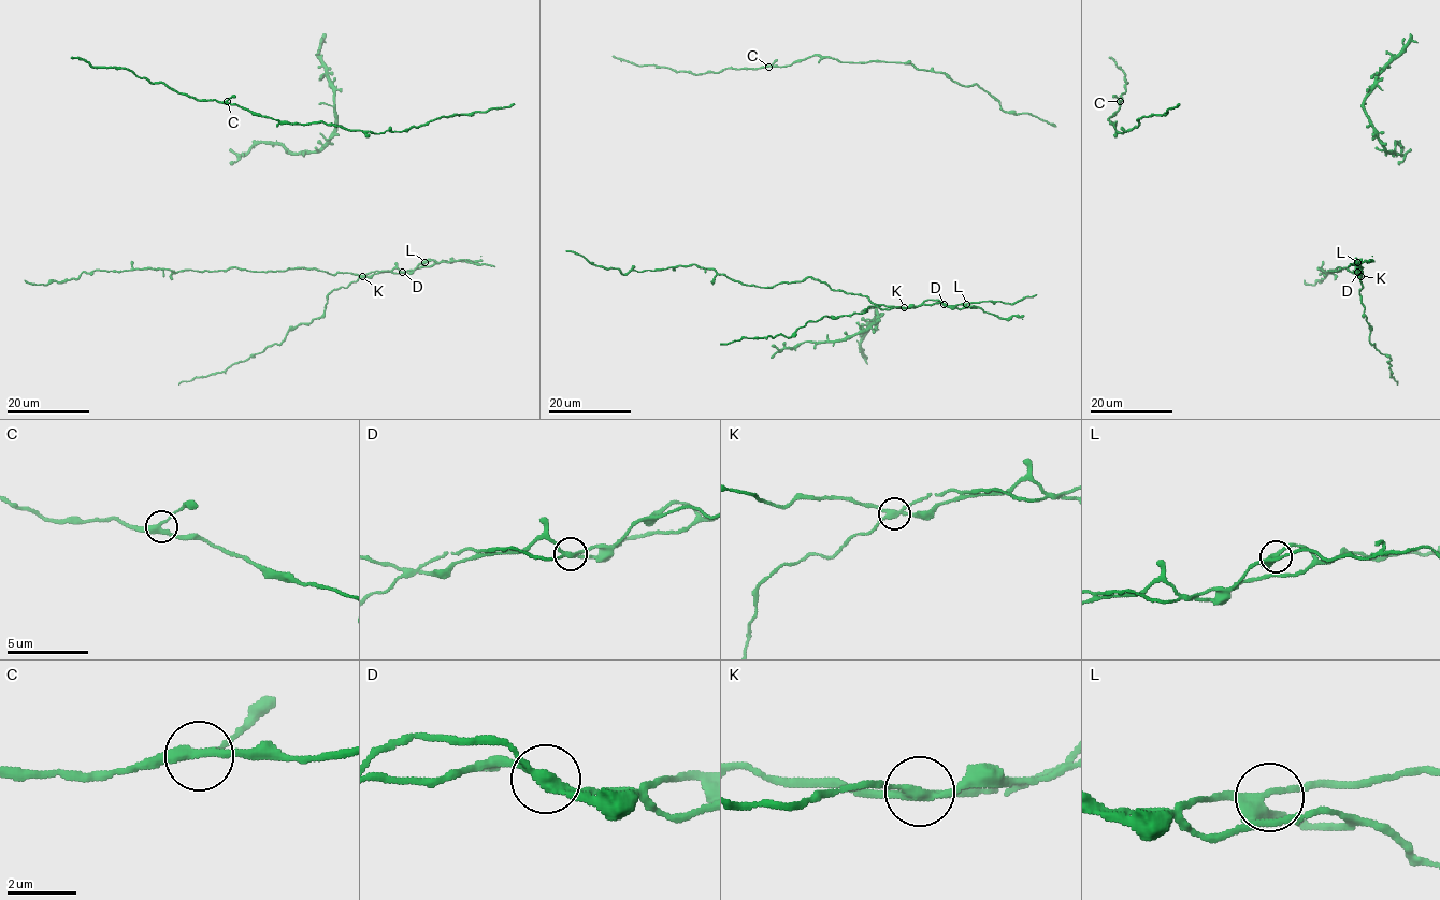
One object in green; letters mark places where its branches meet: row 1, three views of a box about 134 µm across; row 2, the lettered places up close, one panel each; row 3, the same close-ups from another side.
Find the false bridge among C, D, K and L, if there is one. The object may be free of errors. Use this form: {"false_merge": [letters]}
{"false_merge": []}

